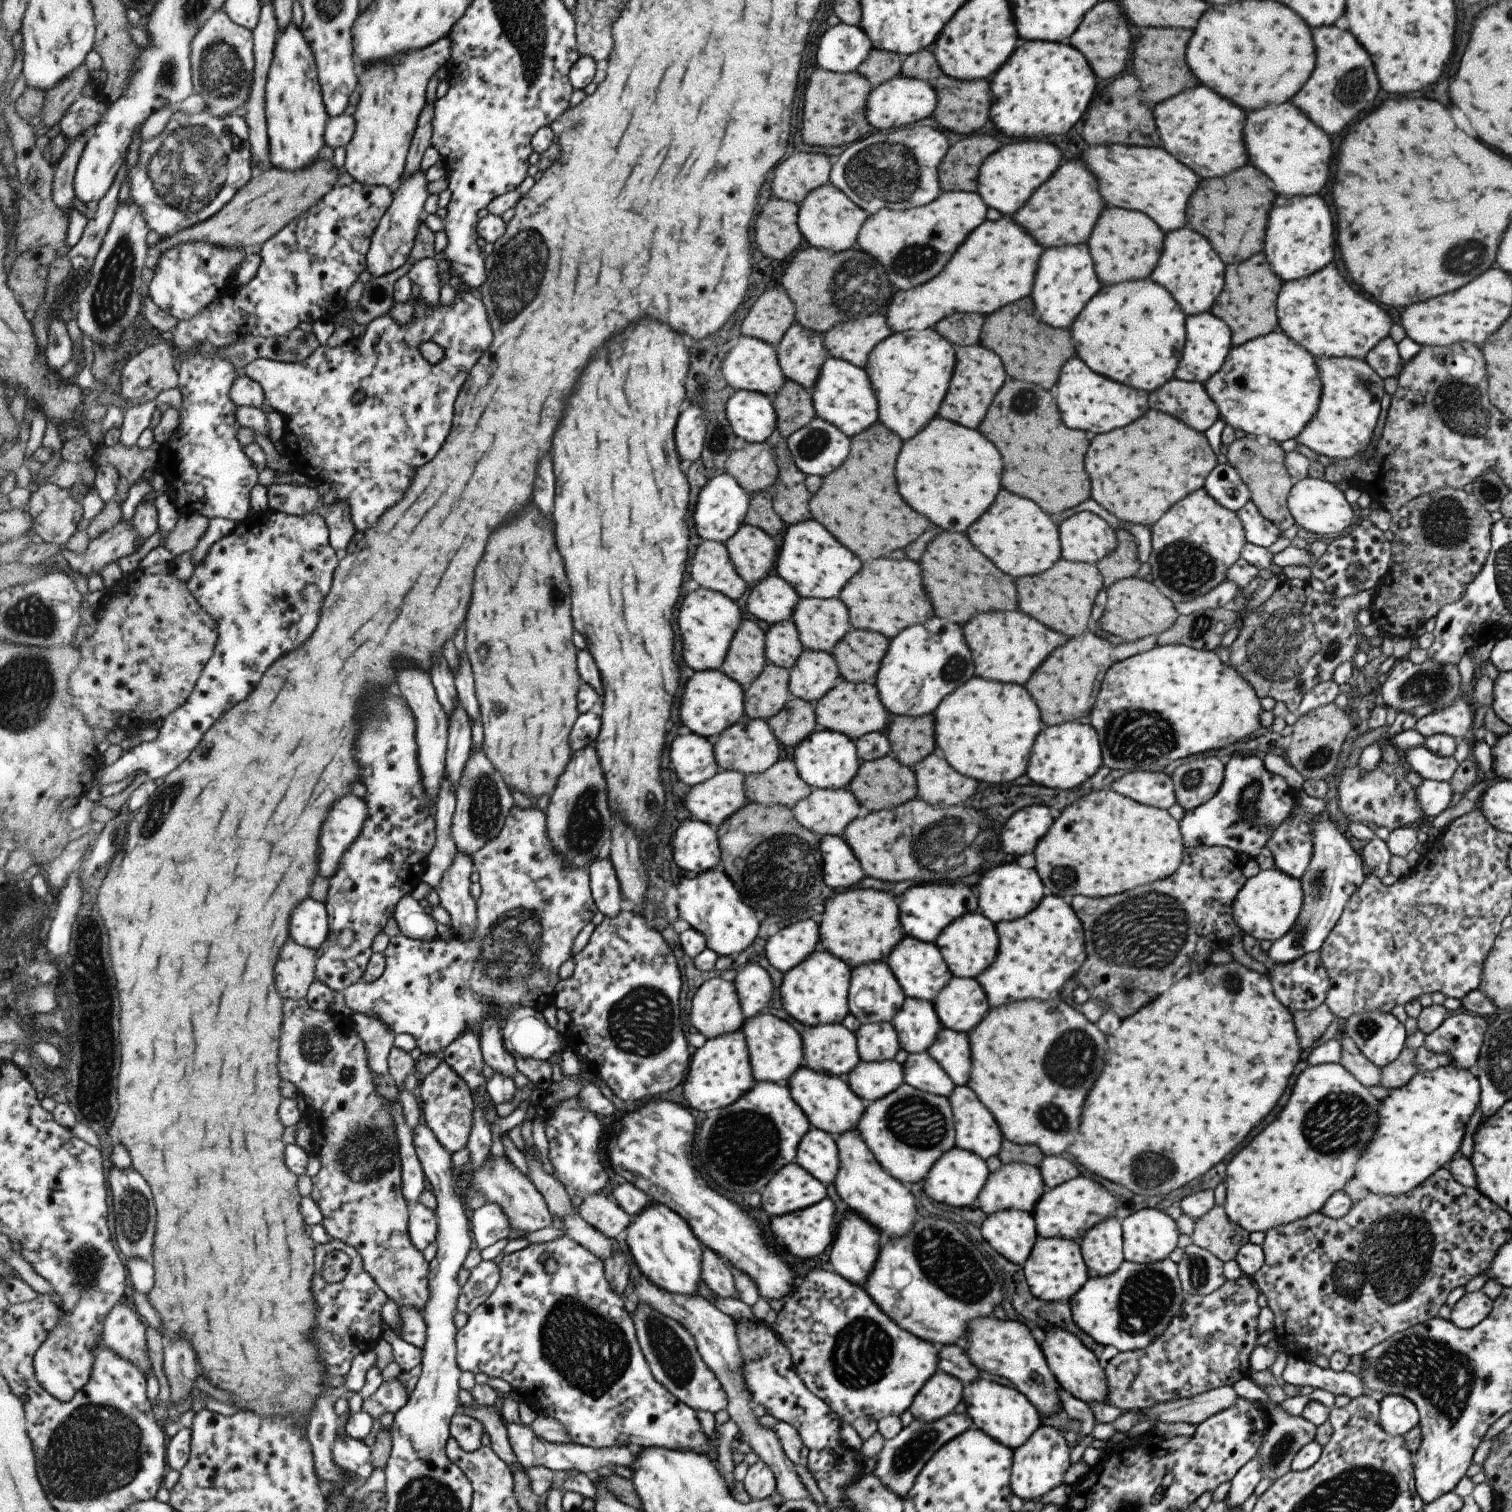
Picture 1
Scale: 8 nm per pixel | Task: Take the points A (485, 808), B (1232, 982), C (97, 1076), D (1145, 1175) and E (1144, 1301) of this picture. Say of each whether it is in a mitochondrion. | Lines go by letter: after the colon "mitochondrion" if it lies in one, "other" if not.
A: mitochondrion
B: mitochondrion
C: mitochondrion
D: mitochondrion
E: mitochondrion

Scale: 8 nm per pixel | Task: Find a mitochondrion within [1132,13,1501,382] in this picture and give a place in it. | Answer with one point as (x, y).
(1463, 257)

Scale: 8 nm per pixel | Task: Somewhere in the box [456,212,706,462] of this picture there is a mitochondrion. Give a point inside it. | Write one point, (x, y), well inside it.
(517, 277)

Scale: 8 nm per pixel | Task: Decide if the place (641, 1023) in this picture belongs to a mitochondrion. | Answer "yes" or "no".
yes

